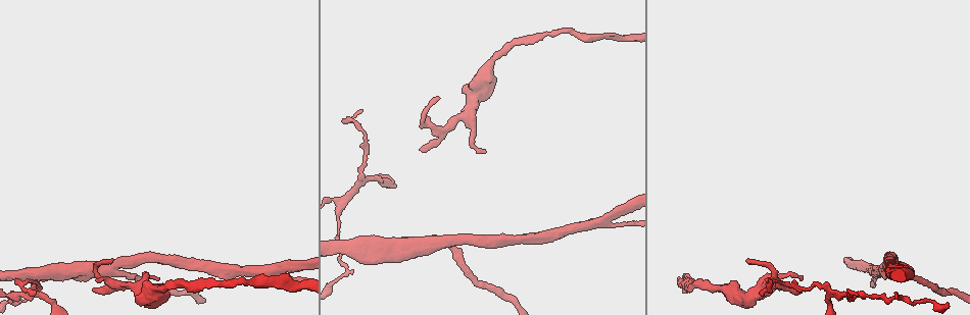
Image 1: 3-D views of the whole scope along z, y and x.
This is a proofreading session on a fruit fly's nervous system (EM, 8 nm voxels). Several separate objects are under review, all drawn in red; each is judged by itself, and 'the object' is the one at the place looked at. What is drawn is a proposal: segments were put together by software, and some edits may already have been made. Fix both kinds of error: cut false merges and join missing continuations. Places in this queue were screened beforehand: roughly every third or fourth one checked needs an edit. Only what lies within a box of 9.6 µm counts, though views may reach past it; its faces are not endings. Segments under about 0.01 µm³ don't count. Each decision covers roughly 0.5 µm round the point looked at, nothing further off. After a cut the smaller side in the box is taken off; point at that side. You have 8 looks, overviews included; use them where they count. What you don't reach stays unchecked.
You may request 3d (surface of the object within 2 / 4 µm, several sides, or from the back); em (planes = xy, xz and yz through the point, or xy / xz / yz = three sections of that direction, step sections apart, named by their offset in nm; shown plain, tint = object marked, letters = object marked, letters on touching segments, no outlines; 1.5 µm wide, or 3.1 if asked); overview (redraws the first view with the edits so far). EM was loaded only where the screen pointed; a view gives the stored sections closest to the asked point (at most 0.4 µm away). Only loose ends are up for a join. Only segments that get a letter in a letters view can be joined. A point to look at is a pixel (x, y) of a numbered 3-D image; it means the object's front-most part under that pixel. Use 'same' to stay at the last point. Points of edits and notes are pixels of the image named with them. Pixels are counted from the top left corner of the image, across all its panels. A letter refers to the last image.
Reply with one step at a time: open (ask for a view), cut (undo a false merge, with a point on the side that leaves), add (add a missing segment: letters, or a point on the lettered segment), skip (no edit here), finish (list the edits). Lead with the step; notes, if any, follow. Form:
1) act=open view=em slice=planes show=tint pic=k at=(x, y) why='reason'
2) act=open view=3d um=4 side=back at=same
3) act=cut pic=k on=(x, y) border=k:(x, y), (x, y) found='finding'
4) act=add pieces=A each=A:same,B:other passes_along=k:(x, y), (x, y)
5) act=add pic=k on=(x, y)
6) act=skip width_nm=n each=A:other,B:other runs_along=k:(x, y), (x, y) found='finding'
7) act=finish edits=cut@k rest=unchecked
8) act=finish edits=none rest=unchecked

act=open view=em slice=planes show=tint pic=1 at=(117, 262) why='calibre changes'

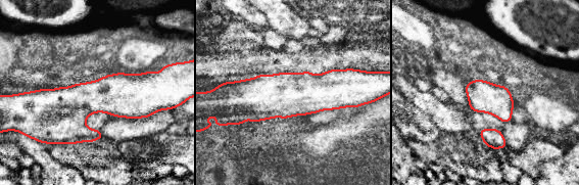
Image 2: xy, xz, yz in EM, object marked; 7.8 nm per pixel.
act=open view=em slice=planes show=letters at=same

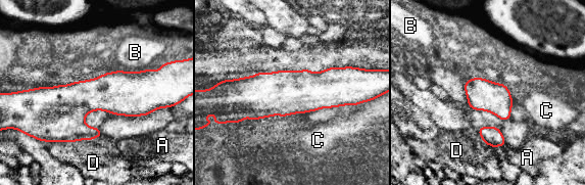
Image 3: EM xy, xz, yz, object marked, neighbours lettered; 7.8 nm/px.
act=skip each=A:other,B:other,C:other,D:other border=3:(362, 101), (356, 104) found='all the same cell'

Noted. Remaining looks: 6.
act=open view=em slice=planes show=letters pic=1 at=(92, 291) why='free end'

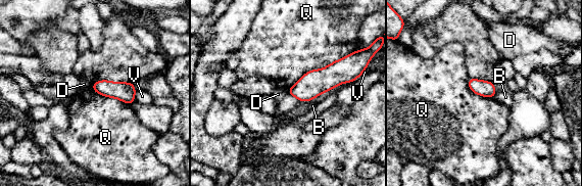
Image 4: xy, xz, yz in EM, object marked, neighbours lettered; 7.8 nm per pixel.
act=skip each=B:other,D:other,Q:other,V:other border=4:(349, 54), (307, 71), (287, 90) found='no lettered segment goes on from it'

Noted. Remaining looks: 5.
act=open view=em slice=yz step=4 show=tint pic=1 at=(829, 295) why='three-way junction'

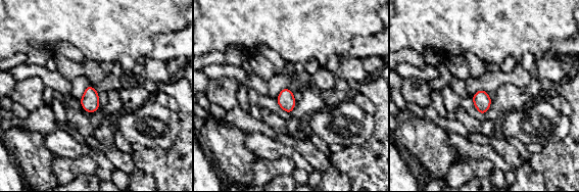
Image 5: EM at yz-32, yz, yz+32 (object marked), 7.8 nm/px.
act=open view=em slice=planes show=letters at=same

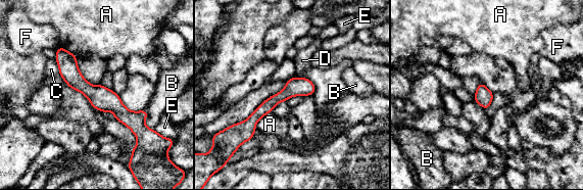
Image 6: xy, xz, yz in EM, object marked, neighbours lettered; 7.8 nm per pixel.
act=skip longest_contact=A:180nm each=A:other,B:other,C:other,D:other,E:other,F:other found='continuous, no second cell'

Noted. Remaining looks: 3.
act=finish edits=none rest=unchecked

